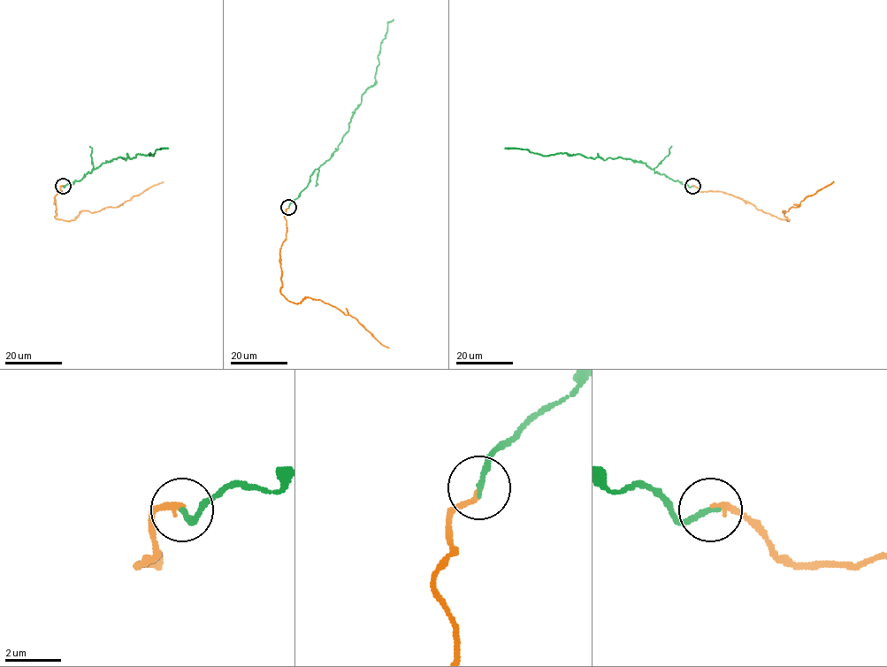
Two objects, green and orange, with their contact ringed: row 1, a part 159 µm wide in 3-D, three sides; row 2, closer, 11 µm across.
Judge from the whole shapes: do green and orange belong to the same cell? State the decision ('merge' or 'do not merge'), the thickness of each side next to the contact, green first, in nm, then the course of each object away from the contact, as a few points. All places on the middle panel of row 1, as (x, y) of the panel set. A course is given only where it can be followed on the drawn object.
do not merge; 200 nm thick on the green side, 220 nm on the other; green runs (289, 207), (348, 130), (363, 94), (375, 81), (380, 44), (387, 24), (393, 19); orange runs (289, 207), (284, 216), (286, 239), (279, 255), (282, 295), (295, 303), (307, 297), (339, 308), (388, 348)

